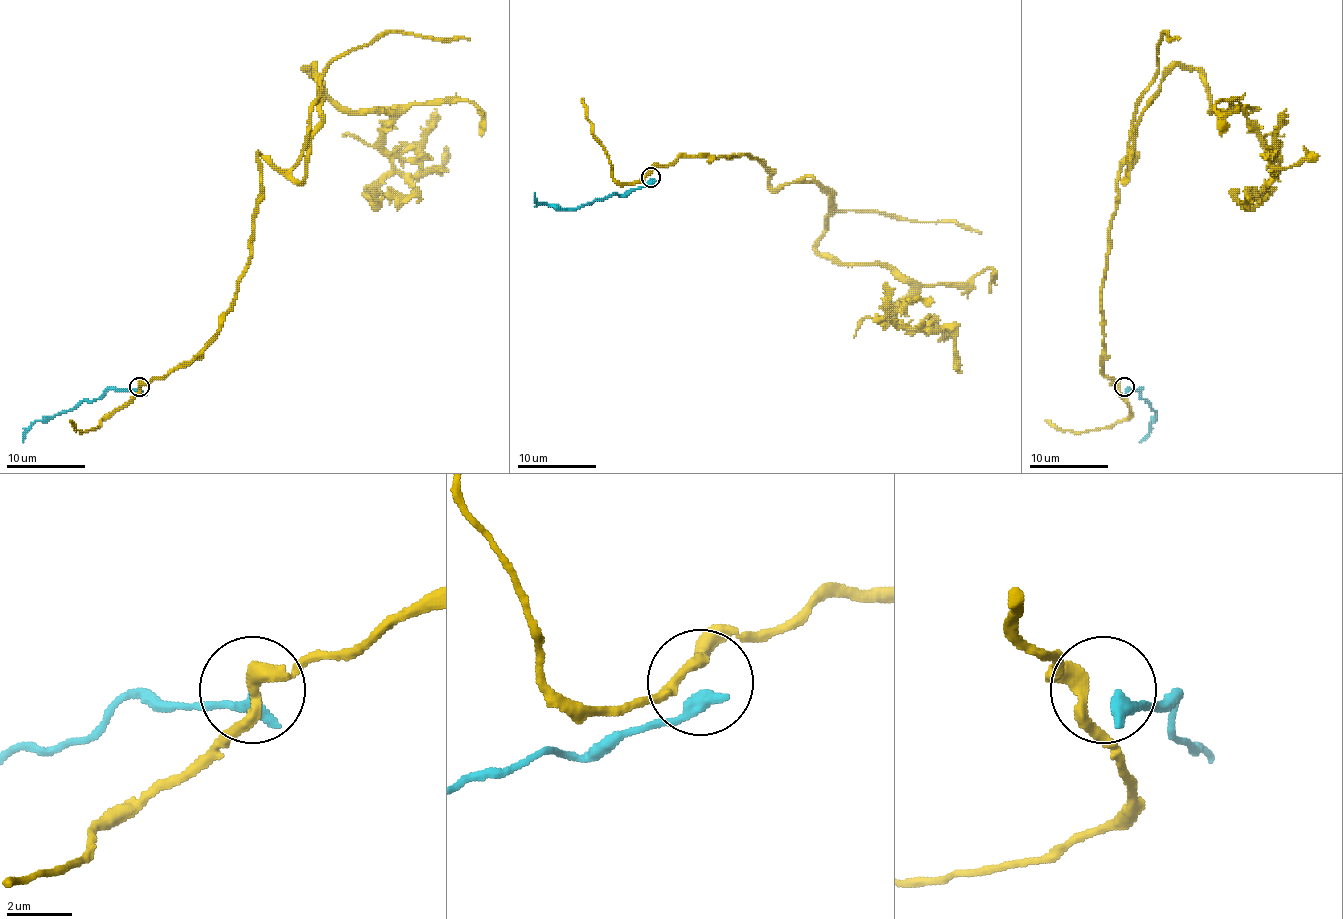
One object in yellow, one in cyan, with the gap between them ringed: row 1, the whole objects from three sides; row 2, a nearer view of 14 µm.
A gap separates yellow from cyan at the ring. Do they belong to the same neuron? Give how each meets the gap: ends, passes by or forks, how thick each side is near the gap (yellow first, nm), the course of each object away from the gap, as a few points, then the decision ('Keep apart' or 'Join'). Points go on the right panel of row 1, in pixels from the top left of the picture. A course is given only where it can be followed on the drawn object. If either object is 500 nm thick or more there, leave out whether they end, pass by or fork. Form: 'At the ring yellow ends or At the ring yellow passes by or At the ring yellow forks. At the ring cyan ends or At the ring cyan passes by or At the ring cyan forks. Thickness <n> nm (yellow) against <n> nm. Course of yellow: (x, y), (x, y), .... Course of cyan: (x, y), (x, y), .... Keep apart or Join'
At the ring yellow passes by. At the ring cyan passes by. Thickness 400 nm (yellow) against 360 nm. Course of yellow: (1119, 387), (1104, 373), (1110, 220), (1160, 81), (1196, 68), (1211, 111), (1239, 109), (1276, 175), (1319, 156). Course of cyan: (1125, 389), (1141, 389), (1143, 399), (1155, 410), (1151, 430), (1139, 442). Keep apart

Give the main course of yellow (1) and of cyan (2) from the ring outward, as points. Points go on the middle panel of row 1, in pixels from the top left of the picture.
1: (650, 173), (748, 155), (769, 187), (826, 188), (816, 249), (889, 265), (895, 318), (946, 328), (961, 373)
2: (650, 179), (644, 187), (593, 200), (579, 208), (540, 204), (534, 192)

